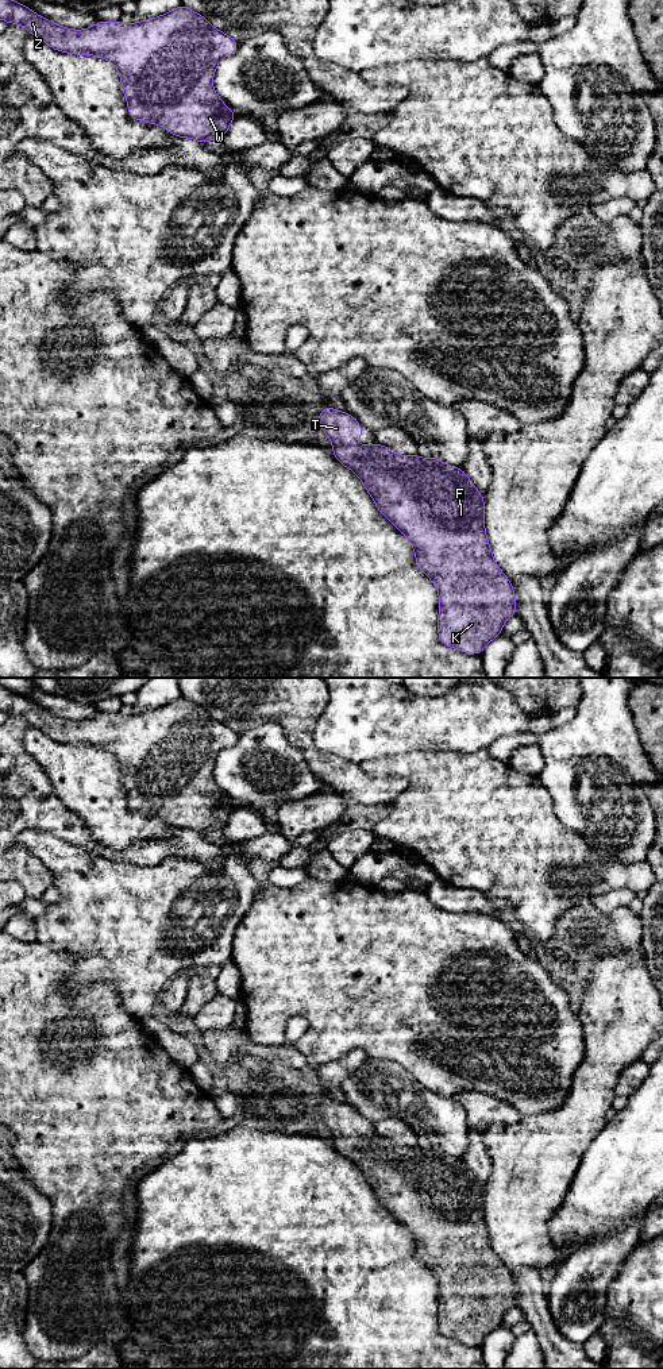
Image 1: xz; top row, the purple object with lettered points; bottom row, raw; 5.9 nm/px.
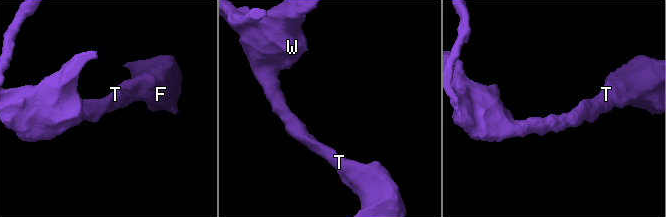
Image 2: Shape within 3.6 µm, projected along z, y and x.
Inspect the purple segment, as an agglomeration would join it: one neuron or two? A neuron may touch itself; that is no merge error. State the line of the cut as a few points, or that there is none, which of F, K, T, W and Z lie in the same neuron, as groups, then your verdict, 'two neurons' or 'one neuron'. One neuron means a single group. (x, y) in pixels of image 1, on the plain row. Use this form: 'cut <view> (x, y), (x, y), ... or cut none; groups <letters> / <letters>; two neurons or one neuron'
cut none; groups F K T W Z; one neuron

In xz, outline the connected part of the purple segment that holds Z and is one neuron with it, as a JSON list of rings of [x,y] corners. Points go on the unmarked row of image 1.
[[[0,686],[0,712],[11,716],[22,716],[32,728],[42,730],[55,743],[77,747],[95,747],[112,753],[120,768],[123,784],[127,793],[131,810],[142,811],[147,815],[158,815],[177,829],[189,829],[200,834],[208,834],[223,829],[238,803],[226,798],[226,794],[213,780],[213,767],[219,753],[239,740],[239,733],[211,717],[211,714],[193,701],[178,697],[167,705],[154,710],[123,716],[117,713],[101,712],[84,721],[72,721],[55,716],[49,710],[35,705],[31,699]]]

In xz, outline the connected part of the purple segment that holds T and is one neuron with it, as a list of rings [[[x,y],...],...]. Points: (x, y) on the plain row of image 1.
[[[325,1098],[317,1107],[317,1114],[323,1123],[332,1134],[332,1145],[335,1150],[355,1164],[366,1183],[371,1187],[377,1200],[382,1204],[412,1235],[415,1241],[416,1257],[425,1264],[428,1270],[436,1277],[439,1284],[439,1306],[437,1306],[437,1327],[442,1335],[462,1342],[469,1346],[481,1346],[483,1339],[496,1328],[502,1326],[504,1314],[513,1306],[517,1306],[516,1285],[509,1269],[502,1264],[493,1250],[492,1238],[489,1235],[485,1220],[485,1189],[477,1181],[475,1176],[469,1171],[463,1160],[448,1157],[436,1148],[423,1150],[420,1146],[400,1146],[389,1138],[373,1134],[371,1137],[356,1137],[355,1133],[365,1125],[361,1114],[347,1103],[338,1102],[332,1098]]]

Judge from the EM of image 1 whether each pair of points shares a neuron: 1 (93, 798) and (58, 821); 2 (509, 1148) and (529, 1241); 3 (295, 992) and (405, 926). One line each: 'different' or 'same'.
1: different
2: same
3: same

